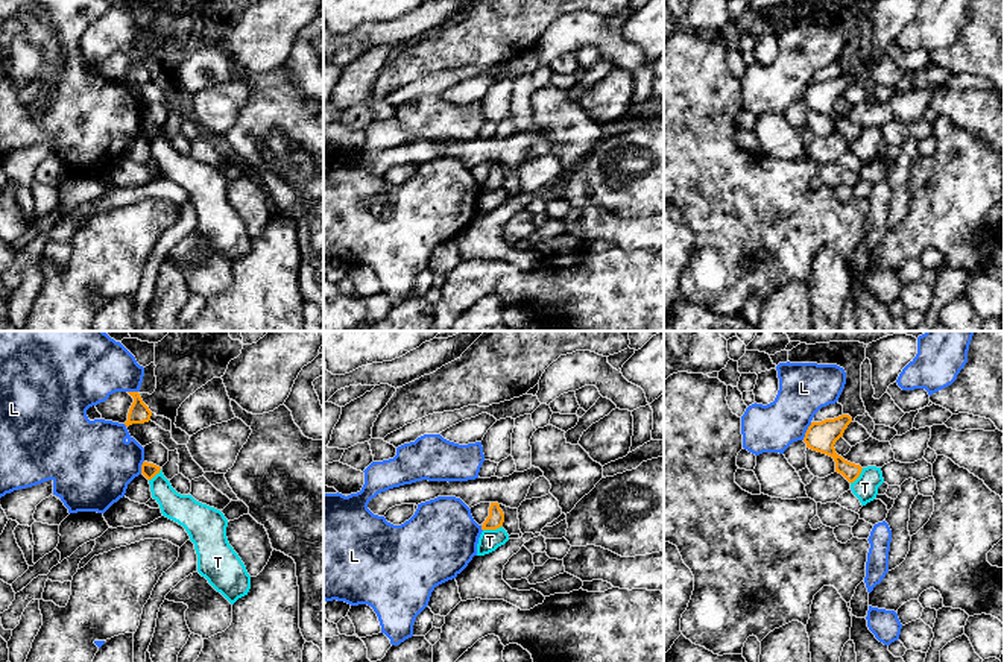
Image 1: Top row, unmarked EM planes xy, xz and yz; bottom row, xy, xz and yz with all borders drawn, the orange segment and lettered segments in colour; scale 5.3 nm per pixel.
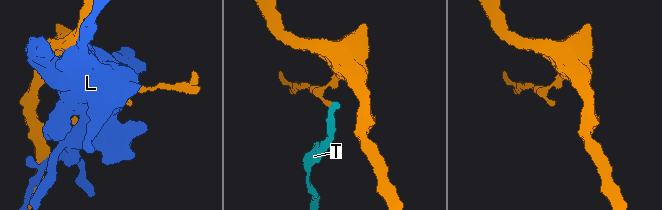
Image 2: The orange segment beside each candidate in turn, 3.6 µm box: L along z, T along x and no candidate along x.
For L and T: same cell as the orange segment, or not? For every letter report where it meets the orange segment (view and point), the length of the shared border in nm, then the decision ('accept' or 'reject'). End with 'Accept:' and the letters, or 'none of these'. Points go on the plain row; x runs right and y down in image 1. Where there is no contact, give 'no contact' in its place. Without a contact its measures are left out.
L: yz (807, 91) | 110 nm | reject
T: xz (492, 189) | 110 nm | reject
Accept: none of these

